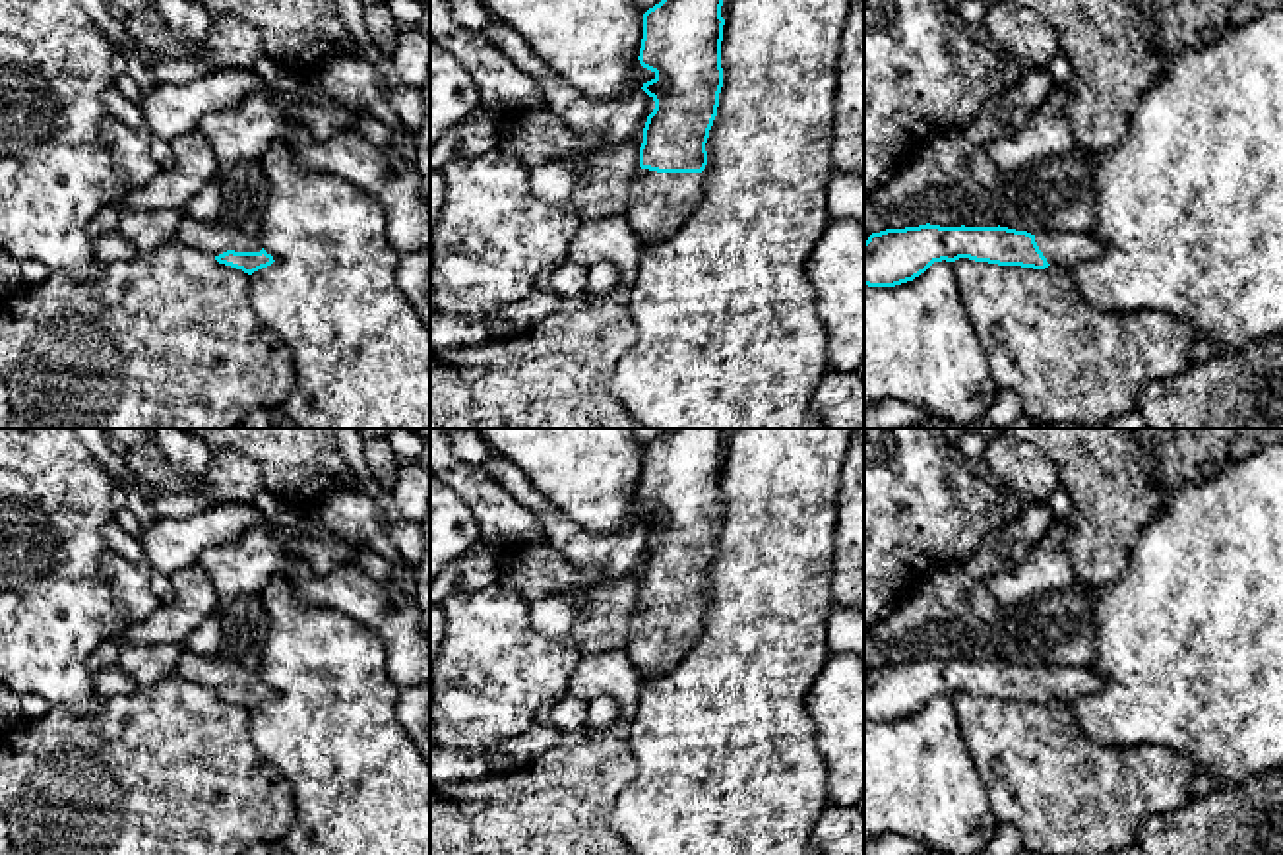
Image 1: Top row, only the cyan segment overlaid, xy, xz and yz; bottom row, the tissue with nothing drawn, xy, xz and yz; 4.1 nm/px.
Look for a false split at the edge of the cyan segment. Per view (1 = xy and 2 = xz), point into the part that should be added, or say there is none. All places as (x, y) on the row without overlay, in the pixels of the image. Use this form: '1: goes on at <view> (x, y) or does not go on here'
1: goes on at xy (214, 673)
2: goes on at xz (657, 636)

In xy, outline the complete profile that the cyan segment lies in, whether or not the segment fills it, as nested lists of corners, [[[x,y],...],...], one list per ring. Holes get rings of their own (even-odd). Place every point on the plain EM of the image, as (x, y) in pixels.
[[[182,651],[176,661],[176,675],[213,690],[219,698],[242,704],[248,710],[275,696],[256,671],[246,671],[219,657]]]

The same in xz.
[[[665,428],[643,448],[638,494],[655,508],[642,522],[655,543],[624,648],[640,679],[669,673],[700,636],[705,578],[723,522],[721,440],[723,428]]]

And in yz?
[[[919,659],[872,667],[864,677],[864,719],[895,721],[913,715],[934,696],[969,692],[998,700],[1072,704],[1101,690],[1105,681],[1091,667],[1031,669],[1008,661]]]

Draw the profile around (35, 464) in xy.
[[[0,428],[0,684],[17,696],[37,694],[50,706],[64,706],[78,715],[99,712],[99,694],[89,667],[89,657],[134,618],[112,597],[110,584],[103,576],[103,560],[114,554],[103,541],[103,525],[114,522],[110,494],[116,481],[99,465],[74,428]]]

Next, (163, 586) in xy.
[[[153,572],[151,574],[151,591],[159,599],[161,607],[171,605],[176,597],[174,578]]]

